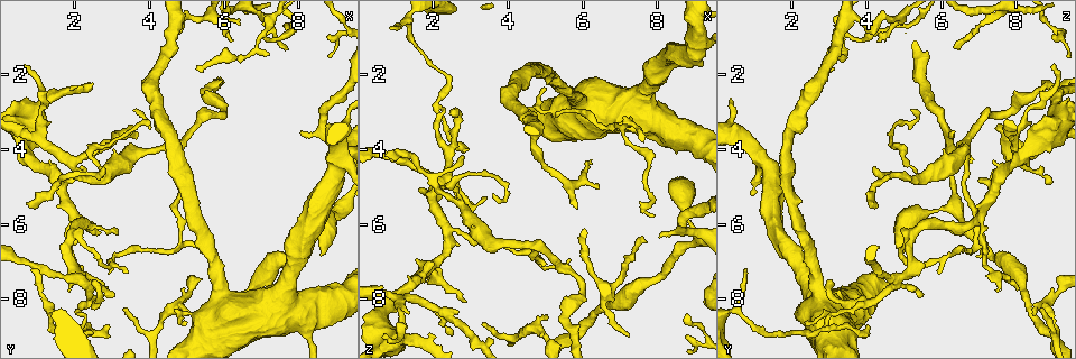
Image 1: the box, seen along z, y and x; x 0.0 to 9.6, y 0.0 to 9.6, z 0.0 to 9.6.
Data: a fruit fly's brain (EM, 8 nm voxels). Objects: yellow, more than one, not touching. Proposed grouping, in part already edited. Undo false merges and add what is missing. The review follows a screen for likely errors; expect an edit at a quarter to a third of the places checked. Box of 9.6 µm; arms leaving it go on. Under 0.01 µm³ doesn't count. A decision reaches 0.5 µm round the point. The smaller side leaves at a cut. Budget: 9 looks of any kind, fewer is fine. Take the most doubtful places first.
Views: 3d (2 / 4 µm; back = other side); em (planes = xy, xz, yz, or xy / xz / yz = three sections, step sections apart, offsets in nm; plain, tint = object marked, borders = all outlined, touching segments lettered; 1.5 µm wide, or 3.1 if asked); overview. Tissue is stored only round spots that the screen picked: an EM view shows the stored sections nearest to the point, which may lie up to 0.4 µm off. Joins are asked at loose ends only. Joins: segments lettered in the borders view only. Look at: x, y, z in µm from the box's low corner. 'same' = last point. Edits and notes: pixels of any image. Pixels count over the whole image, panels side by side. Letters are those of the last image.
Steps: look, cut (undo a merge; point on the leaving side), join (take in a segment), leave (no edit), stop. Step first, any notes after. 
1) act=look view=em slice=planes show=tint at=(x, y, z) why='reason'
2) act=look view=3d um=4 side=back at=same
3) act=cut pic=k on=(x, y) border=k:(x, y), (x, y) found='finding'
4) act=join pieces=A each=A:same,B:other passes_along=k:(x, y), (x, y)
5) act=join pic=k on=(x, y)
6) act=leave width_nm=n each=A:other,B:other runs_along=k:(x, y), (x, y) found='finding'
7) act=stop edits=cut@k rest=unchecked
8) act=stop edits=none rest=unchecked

act=look view=em slice=yz step=8 show=tint at=(2.35, 8.60, 2.95) why='two arms in line, one across'

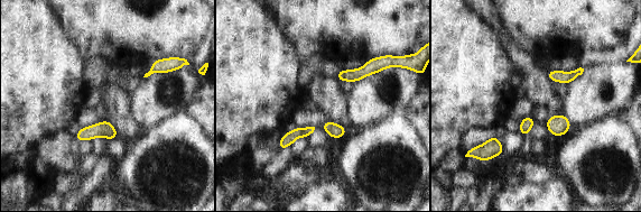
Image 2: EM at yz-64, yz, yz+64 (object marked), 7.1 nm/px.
act=look view=em slice=yz step=8 show=borders at=same

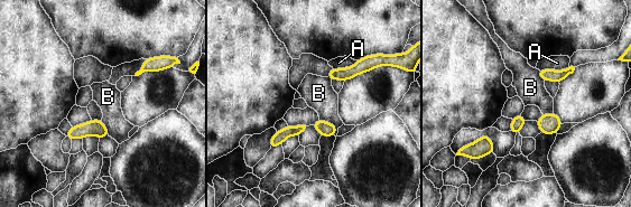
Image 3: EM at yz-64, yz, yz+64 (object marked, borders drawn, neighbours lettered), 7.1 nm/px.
act=cut pic=3 on=(299, 129) longest_contact=A:220nm each=A:other,B:other border=3:(294, 128), (296, 134) found='two neurons meet here'

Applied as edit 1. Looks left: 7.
act=look view=em slice=planes show=plain at=(3.30, 8.30, 8.70) why='thin end'

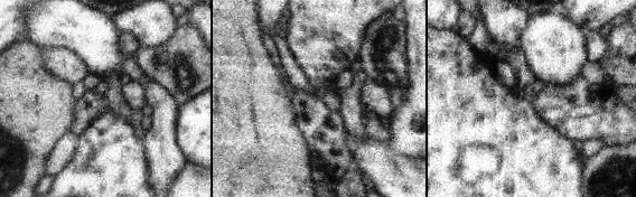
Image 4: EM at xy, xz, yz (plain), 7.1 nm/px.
act=look view=em slice=planes show=borders at=same

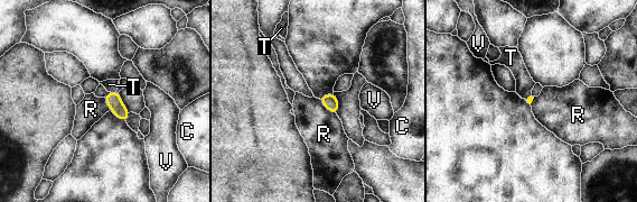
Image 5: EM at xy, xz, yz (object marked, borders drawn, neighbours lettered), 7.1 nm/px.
act=join pieces=T each=C:other,R:other,T:same,V:other passes_along=5:(113, 100), (113, 92), (111, 85) found='the neuron continues'

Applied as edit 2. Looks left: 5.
act=stop edits=cut@3,join@5 rest=unchecked

